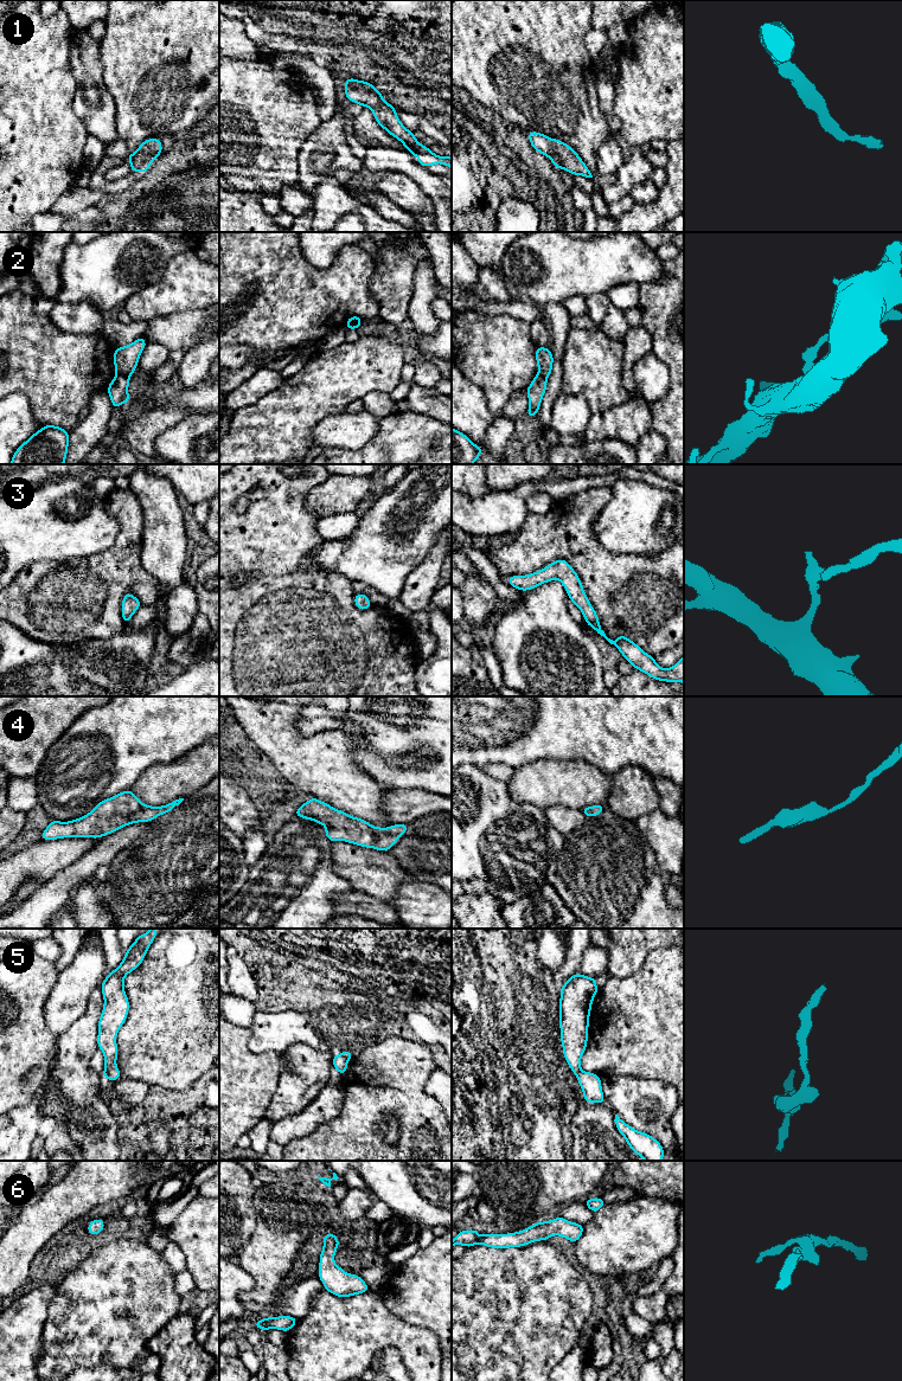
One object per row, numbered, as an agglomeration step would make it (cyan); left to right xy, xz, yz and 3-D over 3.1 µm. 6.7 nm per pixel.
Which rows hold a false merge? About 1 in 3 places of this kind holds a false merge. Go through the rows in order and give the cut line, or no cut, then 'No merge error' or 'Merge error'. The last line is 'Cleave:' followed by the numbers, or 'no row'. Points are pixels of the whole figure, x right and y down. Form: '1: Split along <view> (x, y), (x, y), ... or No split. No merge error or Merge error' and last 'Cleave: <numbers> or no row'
1: No split. No merge error
2: Split along xy (116, 374), (129, 377). Merge error
3: No split. No merge error
4: No split. No merge error
5: Split along yz (581, 1071), (576, 1076). Merge error
6: No split. No merge error
Cleave: 2, 5

